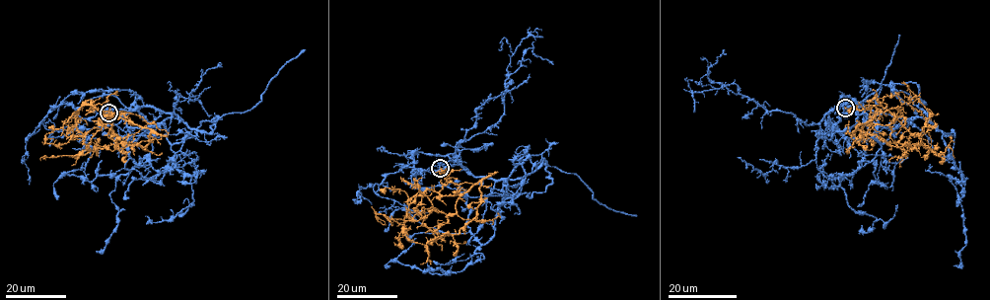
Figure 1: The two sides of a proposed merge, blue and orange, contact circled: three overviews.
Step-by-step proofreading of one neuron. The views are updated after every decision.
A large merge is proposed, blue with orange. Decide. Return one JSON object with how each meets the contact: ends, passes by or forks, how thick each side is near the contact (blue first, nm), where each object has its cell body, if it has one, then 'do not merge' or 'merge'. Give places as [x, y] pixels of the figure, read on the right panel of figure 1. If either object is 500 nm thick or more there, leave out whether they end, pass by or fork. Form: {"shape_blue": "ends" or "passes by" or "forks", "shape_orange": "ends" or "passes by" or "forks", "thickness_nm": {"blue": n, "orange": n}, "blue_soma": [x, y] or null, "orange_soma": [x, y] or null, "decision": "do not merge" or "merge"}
{"shape_blue": "ends", "shape_orange": "ends", "thickness_nm": {"blue": 150, "orange": 120}, "blue_soma": null, "orange_soma": null, "decision": "do not merge"}

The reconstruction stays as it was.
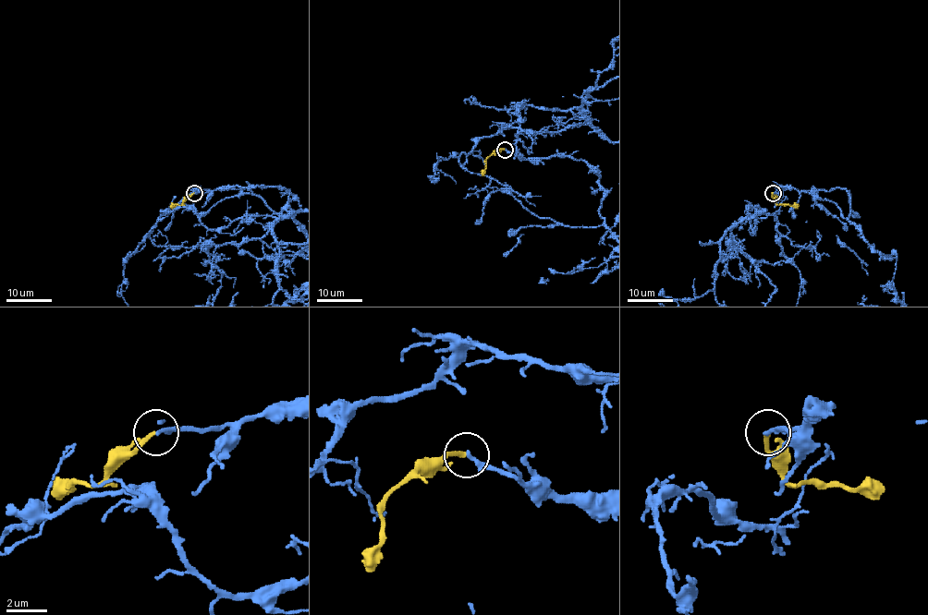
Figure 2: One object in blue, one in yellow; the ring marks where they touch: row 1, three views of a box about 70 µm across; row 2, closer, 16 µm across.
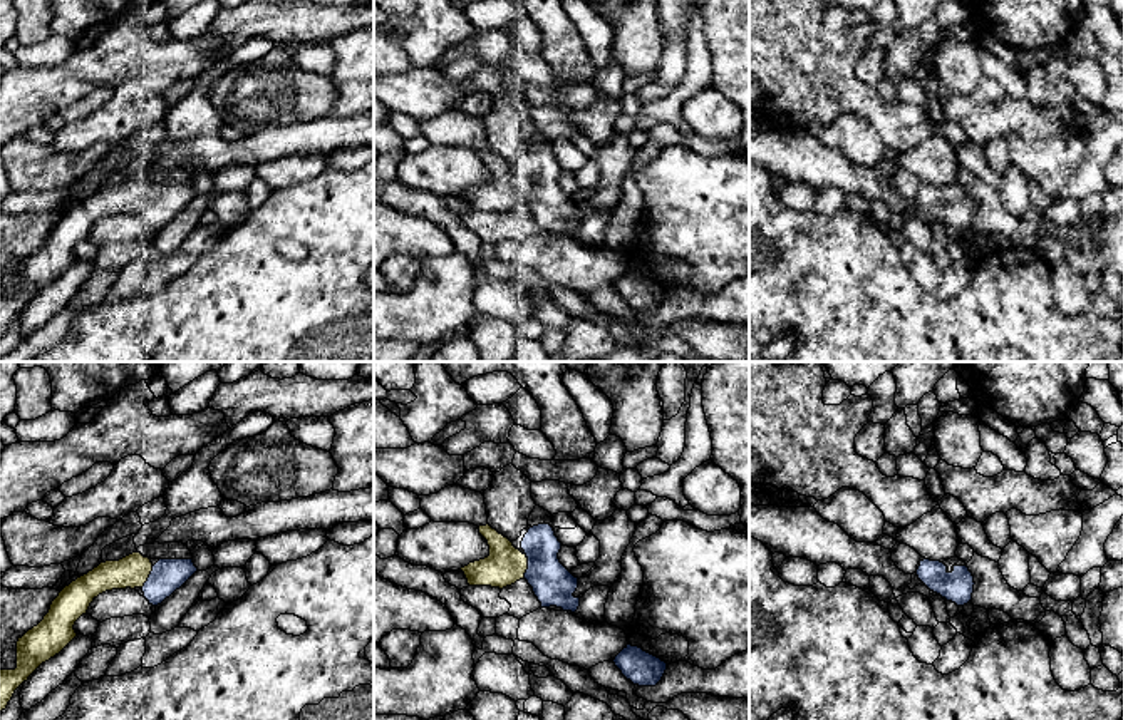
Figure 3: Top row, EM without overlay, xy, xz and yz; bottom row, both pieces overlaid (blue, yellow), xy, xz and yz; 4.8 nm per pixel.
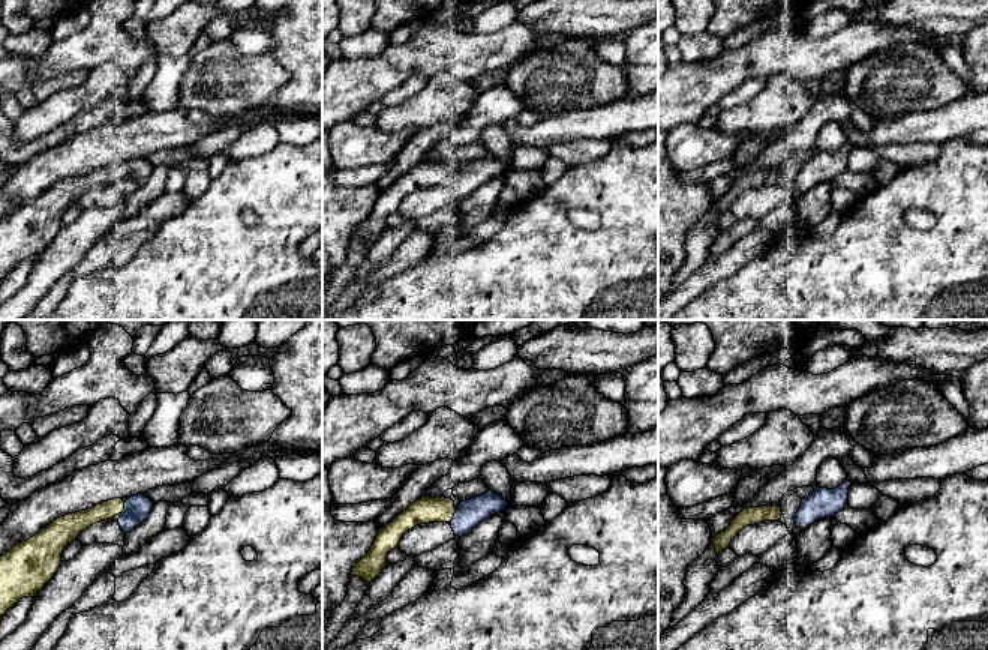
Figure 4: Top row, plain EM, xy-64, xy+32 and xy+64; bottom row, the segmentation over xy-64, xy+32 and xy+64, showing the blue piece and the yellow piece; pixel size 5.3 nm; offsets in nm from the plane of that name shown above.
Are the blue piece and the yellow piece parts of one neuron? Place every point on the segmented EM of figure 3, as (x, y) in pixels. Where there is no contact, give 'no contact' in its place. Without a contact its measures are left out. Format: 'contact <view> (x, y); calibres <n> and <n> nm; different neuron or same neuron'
contact xz (528, 565); calibres 200 and 190 nm; same neuron

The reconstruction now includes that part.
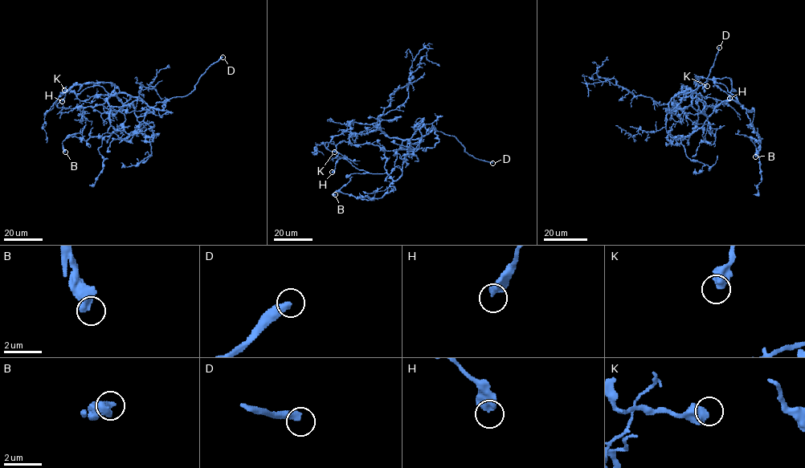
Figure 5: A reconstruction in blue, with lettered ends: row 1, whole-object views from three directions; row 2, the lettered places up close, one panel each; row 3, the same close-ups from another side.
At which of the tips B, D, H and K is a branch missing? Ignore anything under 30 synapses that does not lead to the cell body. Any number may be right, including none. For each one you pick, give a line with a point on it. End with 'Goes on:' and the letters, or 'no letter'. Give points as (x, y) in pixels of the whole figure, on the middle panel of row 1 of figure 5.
D: at (492, 163)
Goes on: D

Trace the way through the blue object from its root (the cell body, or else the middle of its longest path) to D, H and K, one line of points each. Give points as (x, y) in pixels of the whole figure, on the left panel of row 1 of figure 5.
D: (145, 114), (150, 107), (161, 110), (173, 97), (188, 95), (205, 71), (222, 57)
H: (145, 114), (140, 129), (132, 103), (124, 105), (96, 83), (71, 85), (62, 101)
K: (145, 114), (140, 129), (132, 103), (124, 105), (112, 83), (84, 83), (64, 90)

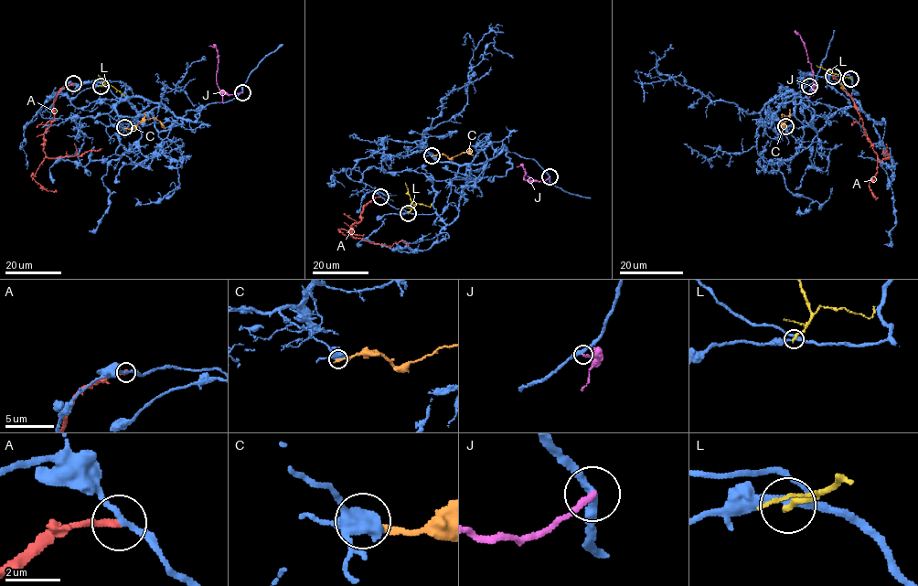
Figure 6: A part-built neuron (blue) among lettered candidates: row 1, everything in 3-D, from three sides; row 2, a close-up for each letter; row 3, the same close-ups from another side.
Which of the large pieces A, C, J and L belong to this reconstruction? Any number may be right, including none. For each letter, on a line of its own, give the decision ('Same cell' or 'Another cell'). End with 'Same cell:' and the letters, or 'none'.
A: Another cell
C: Another cell
J: Another cell
L: Another cell
Same cell: none

